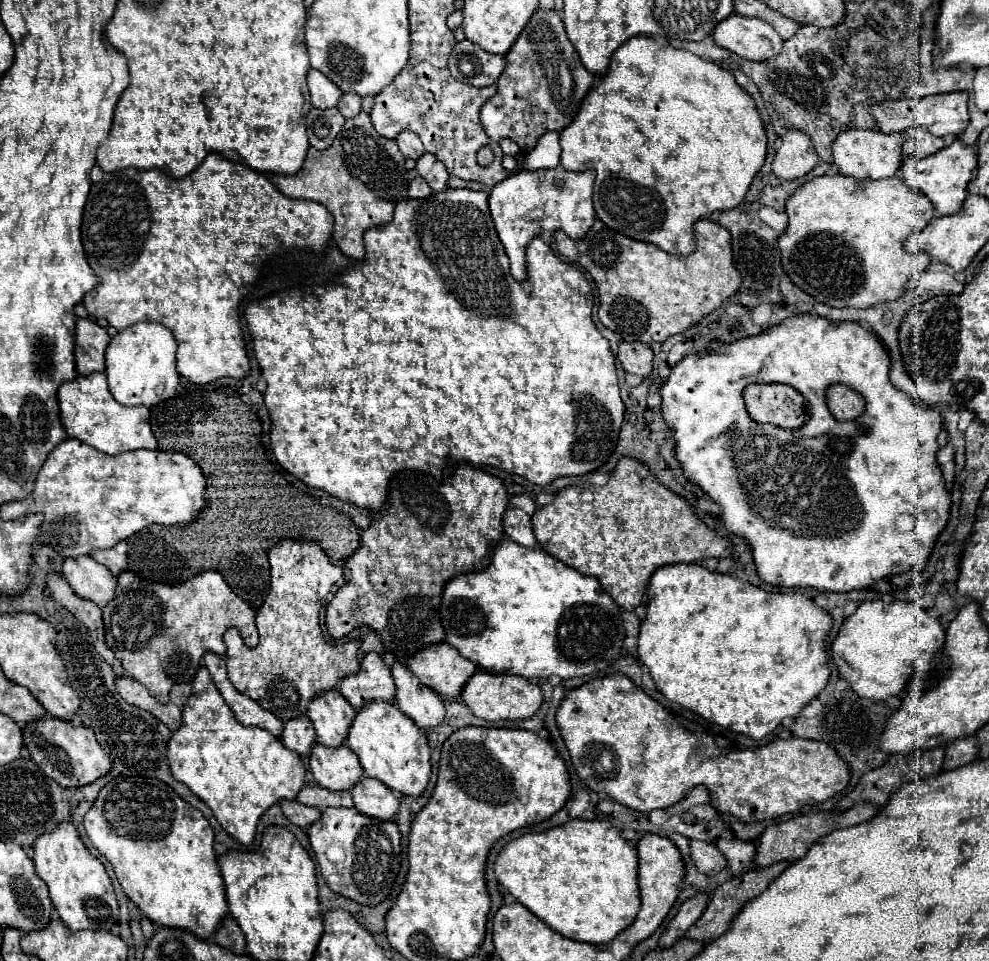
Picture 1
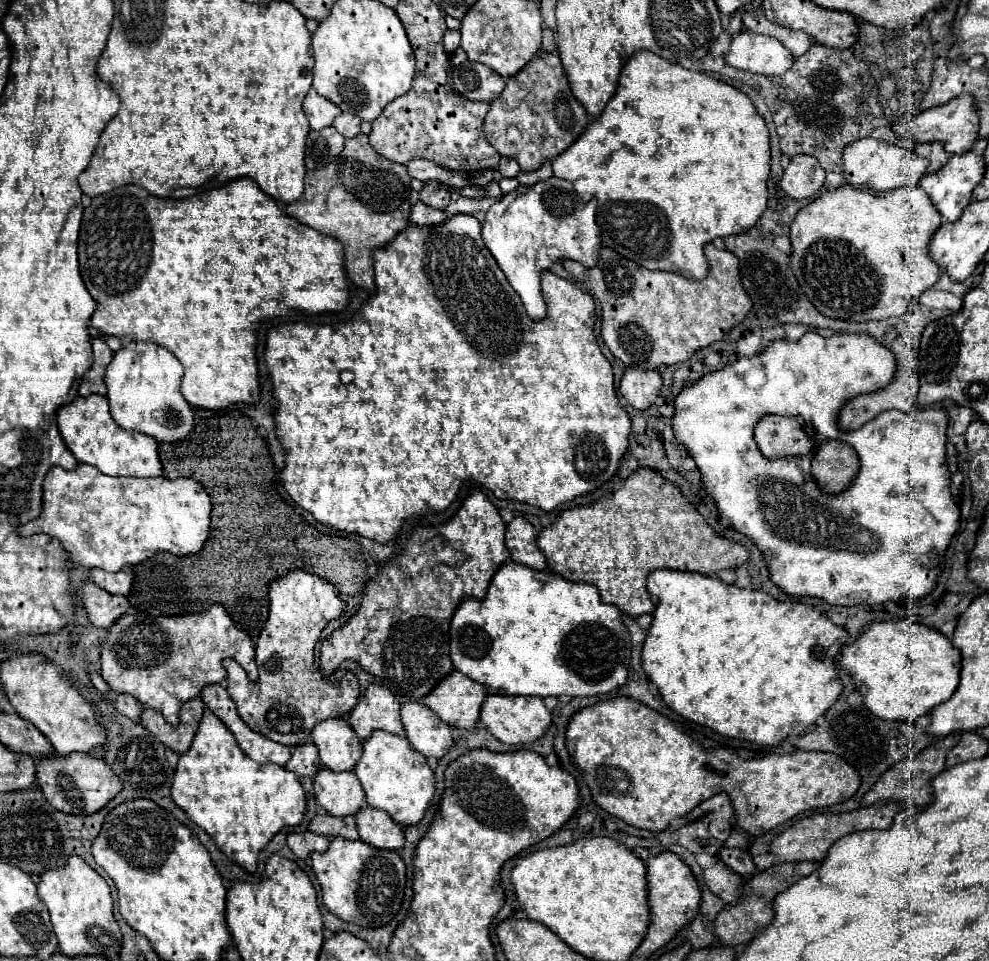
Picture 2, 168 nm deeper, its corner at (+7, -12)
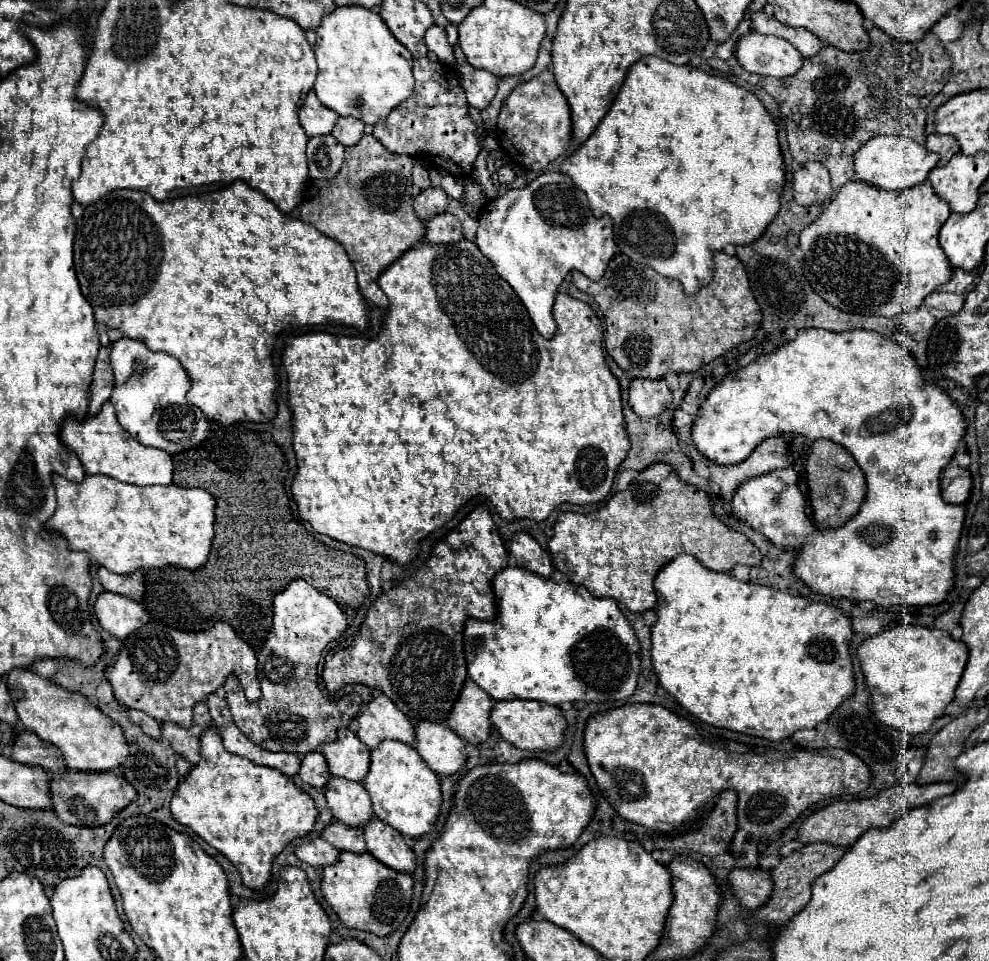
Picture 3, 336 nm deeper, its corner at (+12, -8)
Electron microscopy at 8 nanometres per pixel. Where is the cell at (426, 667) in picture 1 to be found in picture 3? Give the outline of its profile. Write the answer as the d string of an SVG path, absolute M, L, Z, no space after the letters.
M466 679L460 691L460 699L456 699L452 707L452 715L448 715L444 723L454 733L468 739L470 743L482 743L488 739L492 731L492 725L488 719L492 705L494 705L492 697L488 697L482 687Z

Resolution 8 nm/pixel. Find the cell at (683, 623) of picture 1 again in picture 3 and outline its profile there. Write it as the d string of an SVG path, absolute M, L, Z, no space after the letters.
M678 555L672 559L666 567L662 567L656 575L654 581L656 593L658 593L658 605L656 605L656 623L652 625L652 667L656 671L656 677L660 685L694 717L698 717L704 723L710 723L714 727L724 727L730 731L738 731L744 735L754 735L762 737L768 741L782 741L796 733L798 729L812 729L820 721L824 721L846 697L854 693L854 669L852 669L852 659L848 655L848 645L852 639L852 627L850 619L836 607L830 607L826 603L816 603L816 601L806 601L804 597L790 595L780 589L770 589L754 583L744 583L734 579L728 573L716 573L706 567L702 567L692 555Z

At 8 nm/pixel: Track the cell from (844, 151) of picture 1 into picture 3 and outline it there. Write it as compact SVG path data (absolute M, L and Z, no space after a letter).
M874 137L870 139L860 151L856 151L854 159L854 179L864 181L868 185L874 185L878 189L910 189L914 185L920 185L926 181L928 173L936 167L940 155L930 153L924 149L924 145L916 143L914 139L908 137Z

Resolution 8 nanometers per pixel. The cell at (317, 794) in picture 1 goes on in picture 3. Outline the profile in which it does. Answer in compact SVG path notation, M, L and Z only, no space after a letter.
M336 821L336 823L326 825L324 831L320 833L320 837L340 851L344 851L344 849L352 851L352 853L364 853L366 851L364 835L358 827L344 827L344 823Z

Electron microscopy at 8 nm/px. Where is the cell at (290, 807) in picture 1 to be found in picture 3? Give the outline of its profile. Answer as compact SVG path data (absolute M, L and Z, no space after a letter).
M314 837L306 843L302 843L300 847L296 847L296 857L312 867L324 867L324 865L332 865L338 859L338 851L326 843L320 837Z

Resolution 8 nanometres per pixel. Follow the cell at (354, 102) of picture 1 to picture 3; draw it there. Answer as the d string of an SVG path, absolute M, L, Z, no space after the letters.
M340 117L332 129L332 135L342 145L356 145L362 133L364 133L364 123L360 123L360 119L348 119L348 117Z

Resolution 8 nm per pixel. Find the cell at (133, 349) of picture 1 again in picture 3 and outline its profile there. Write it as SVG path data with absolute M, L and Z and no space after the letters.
M122 337L112 343L110 365L114 371L114 393L110 397L120 425L140 443L168 453L180 453L200 445L208 437L208 419L186 401L188 375L180 361L162 351L150 351L136 339Z

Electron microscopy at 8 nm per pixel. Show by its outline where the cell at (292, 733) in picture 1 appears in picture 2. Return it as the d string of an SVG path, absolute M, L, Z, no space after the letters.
M313 743L295 747L291 761L287 763L285 769L299 773L299 777L315 777L315 773L321 769L321 759L319 759L319 751Z

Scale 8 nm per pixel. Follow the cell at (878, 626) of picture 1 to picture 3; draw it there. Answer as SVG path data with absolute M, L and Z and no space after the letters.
M900 625L864 639L856 657L870 687L876 719L908 733L924 733L954 699L956 685L966 667L968 647L964 643L958 645L944 631Z

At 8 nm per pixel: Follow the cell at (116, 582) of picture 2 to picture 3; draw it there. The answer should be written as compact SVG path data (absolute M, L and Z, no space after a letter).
M98 567L98 579L106 591L120 593L134 601L140 601L144 595L144 577L142 571L134 571L132 575L116 575L104 567Z

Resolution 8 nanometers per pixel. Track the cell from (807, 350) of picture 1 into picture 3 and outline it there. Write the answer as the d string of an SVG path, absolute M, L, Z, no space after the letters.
M804 329L798 331L794 341L788 341L784 345L780 345L776 351L768 353L768 355L760 355L756 361L752 361L750 365L726 375L720 383L714 385L714 389L706 395L704 403L700 405L696 419L692 423L692 441L696 445L696 449L710 459L716 465L736 465L742 463L744 459L748 459L748 455L754 451L754 447L766 439L766 437L791 435L795 434L805 437L813 443L817 439L824 438L840 443L842 447L846 447L852 455L856 455L856 463L860 465L860 469L866 475L866 485L868 485L868 493L866 499L862 501L862 507L858 509L858 513L848 519L844 525L840 525L838 529L820 529L806 513L806 499L802 495L802 491L798 489L798 473L794 471L794 467L788 469L780 469L780 471L770 471L768 475L758 475L752 479L746 479L734 493L732 497L732 511L734 515L748 523L754 531L758 531L760 535L764 535L770 543L774 543L774 547L782 549L782 551L794 551L796 553L796 561L794 561L794 575L796 579L800 579L804 585L808 585L814 593L820 595L828 595L832 599L852 599L852 601L874 601L878 607L892 607L892 605L936 605L940 601L946 599L950 587L952 587L952 557L956 553L958 547L958 539L960 539L960 531L964 525L964 505L950 505L940 497L940 487L938 487L938 475L942 473L942 469L950 463L950 459L954 457L954 451L958 449L958 443L964 435L966 429L966 421L958 409L958 405L936 385L930 385L922 379L916 361L908 355L908 351L900 345L896 345L890 339L884 339L882 335L874 333L874 331L864 331L864 329L854 329L854 331L844 331L844 333L832 333L826 329Z

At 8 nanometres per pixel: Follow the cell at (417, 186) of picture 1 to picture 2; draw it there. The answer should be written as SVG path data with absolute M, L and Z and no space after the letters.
M417 201L411 209L411 223L415 223L417 227L435 227L435 225L445 223L447 219L449 217L443 211L425 207L425 203L421 203L421 201Z

